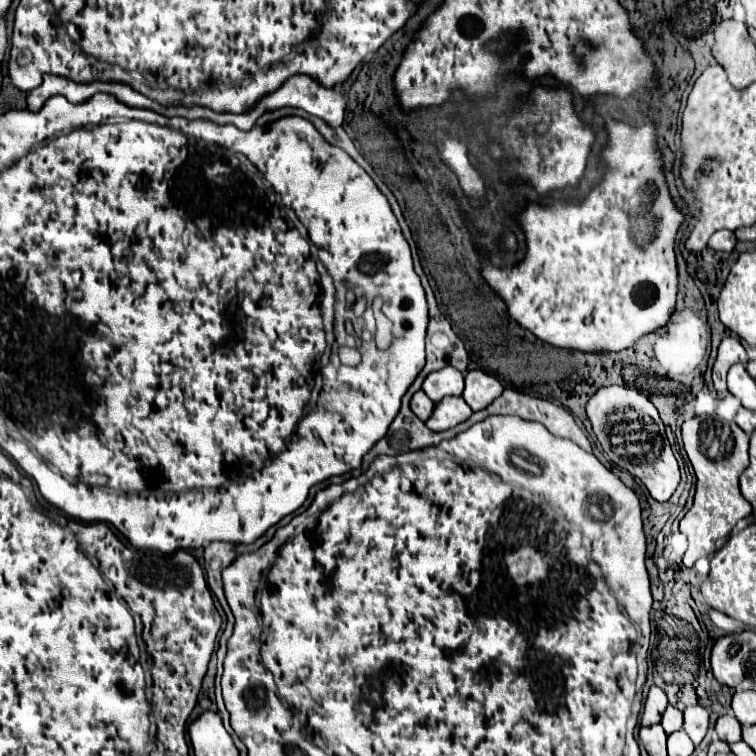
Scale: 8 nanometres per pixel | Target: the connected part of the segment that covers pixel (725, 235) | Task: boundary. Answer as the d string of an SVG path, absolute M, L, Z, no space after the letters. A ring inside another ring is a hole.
M721 229L721 231L713 233L709 239L709 247L715 251L723 251L723 253L731 253L735 249L735 243L737 243L735 233L729 229Z

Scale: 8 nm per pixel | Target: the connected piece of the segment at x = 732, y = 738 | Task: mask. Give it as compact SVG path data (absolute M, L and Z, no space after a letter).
M731 713L721 715L721 717L717 719L715 731L717 731L719 739L725 741L725 743L729 743L729 745L741 741L741 723L739 723Z

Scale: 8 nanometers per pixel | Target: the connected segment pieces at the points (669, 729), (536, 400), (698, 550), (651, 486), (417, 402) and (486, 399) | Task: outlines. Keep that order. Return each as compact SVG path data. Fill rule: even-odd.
M667 707L667 711L663 713L663 721L661 721L665 733L673 733L679 731L683 727L683 713L677 707Z
M529 395L529 403L527 403L527 409L525 409L525 419L539 421L539 423L543 423L553 435L571 439L571 441L575 441L579 447L583 447L585 451L591 451L589 439L585 437L585 433L581 431L581 427L575 423L573 415L571 415L563 405L555 405L555 403L549 401L549 399Z
M697 415L691 421L685 421L681 435L683 447L697 475L693 507L679 523L681 533L689 539L683 565L693 567L699 557L715 553L715 541L727 537L739 519L751 515L751 505L739 491L739 475L749 465L749 435L745 435L735 421L723 421L707 415Z
M611 385L599 389L587 403L587 415L607 457L623 471L645 483L655 501L669 501L679 485L679 465L665 435L665 425L655 405L635 389Z
M417 391L411 399L411 411L421 419L421 421L427 421L427 417L431 417L433 413L433 407L435 403L423 393L423 391Z
M473 369L467 373L465 377L465 391L463 391L463 399L467 401L467 405L473 411L481 411L487 405L491 405L499 395L503 393L503 385L499 383L497 377Z

